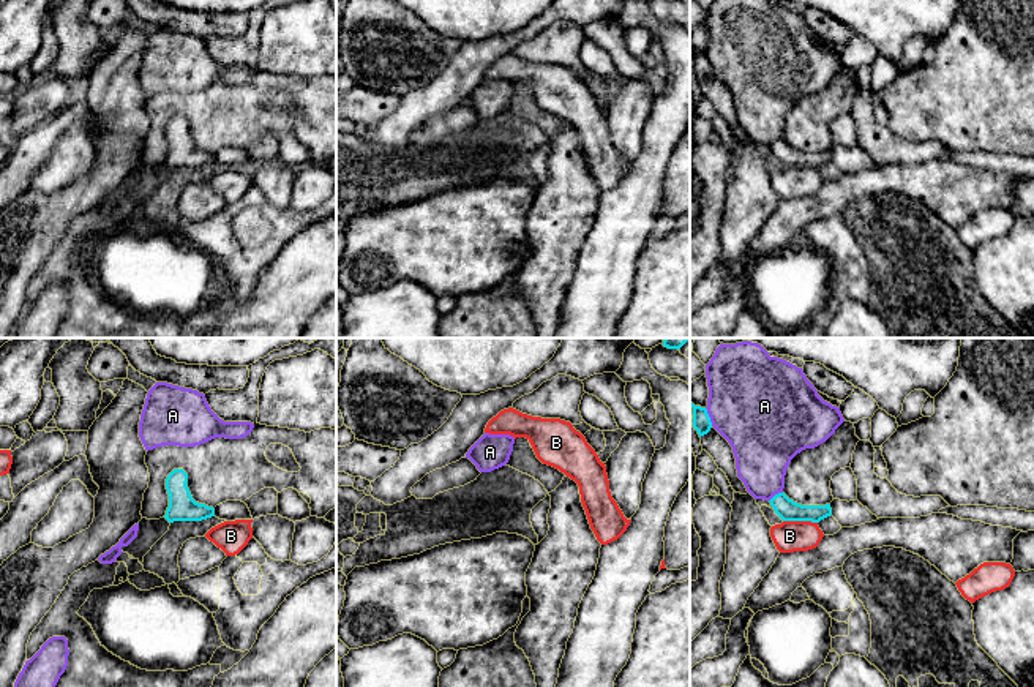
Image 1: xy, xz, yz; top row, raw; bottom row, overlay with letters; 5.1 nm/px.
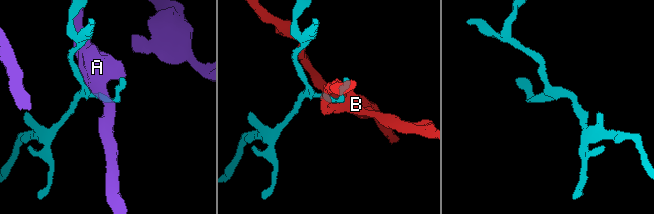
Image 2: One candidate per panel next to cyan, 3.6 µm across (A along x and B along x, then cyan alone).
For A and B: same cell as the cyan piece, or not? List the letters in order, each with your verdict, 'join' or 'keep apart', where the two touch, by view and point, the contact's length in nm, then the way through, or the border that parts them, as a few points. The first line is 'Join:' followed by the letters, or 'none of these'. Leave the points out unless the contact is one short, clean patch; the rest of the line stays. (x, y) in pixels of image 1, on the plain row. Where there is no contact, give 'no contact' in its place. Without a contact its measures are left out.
Join: none of these
A: keep apart; contact yz (775, 141); length 90 nm
B: keep apart; contact yz (801, 166); length 180 nm

